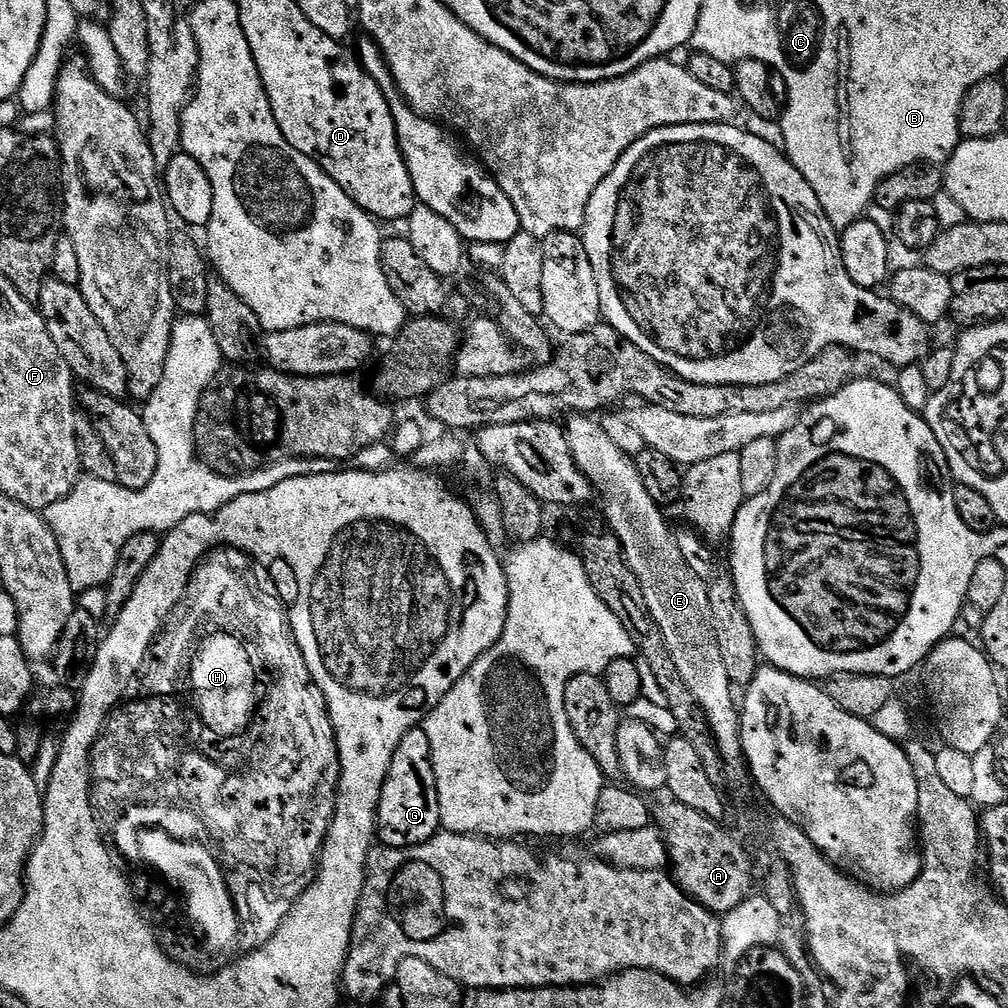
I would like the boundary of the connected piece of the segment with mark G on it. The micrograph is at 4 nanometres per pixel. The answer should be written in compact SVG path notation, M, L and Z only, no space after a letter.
M423 727L411 728L406 733L396 748L396 756L387 765L378 801L378 824L381 829L385 828L384 836L392 848L424 844L441 831L440 803L430 738L426 738Z

